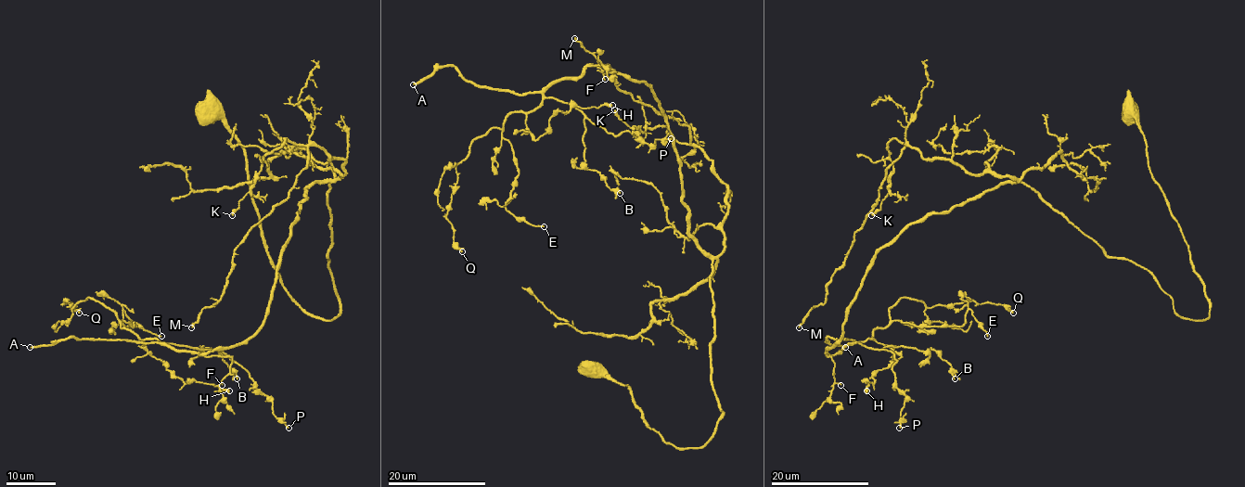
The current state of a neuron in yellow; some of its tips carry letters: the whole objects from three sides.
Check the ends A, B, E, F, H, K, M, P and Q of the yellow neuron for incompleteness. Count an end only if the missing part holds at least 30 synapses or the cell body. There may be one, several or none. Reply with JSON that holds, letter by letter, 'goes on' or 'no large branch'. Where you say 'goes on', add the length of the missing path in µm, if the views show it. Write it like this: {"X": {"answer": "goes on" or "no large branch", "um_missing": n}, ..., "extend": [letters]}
{"A": {"answer": "goes on", "um_missing": 80}, "B": {"answer": "no large branch"}, "E": {"answer": "no large branch"}, "F": {"answer": "no large branch"}, "H": {"answer": "no large branch"}, "K": {"answer": "no large branch"}, "M": {"answer": "no large branch"}, "P": {"answer": "no large branch"}, "Q": {"answer": "no large branch"}, "extend": ["A"]}

